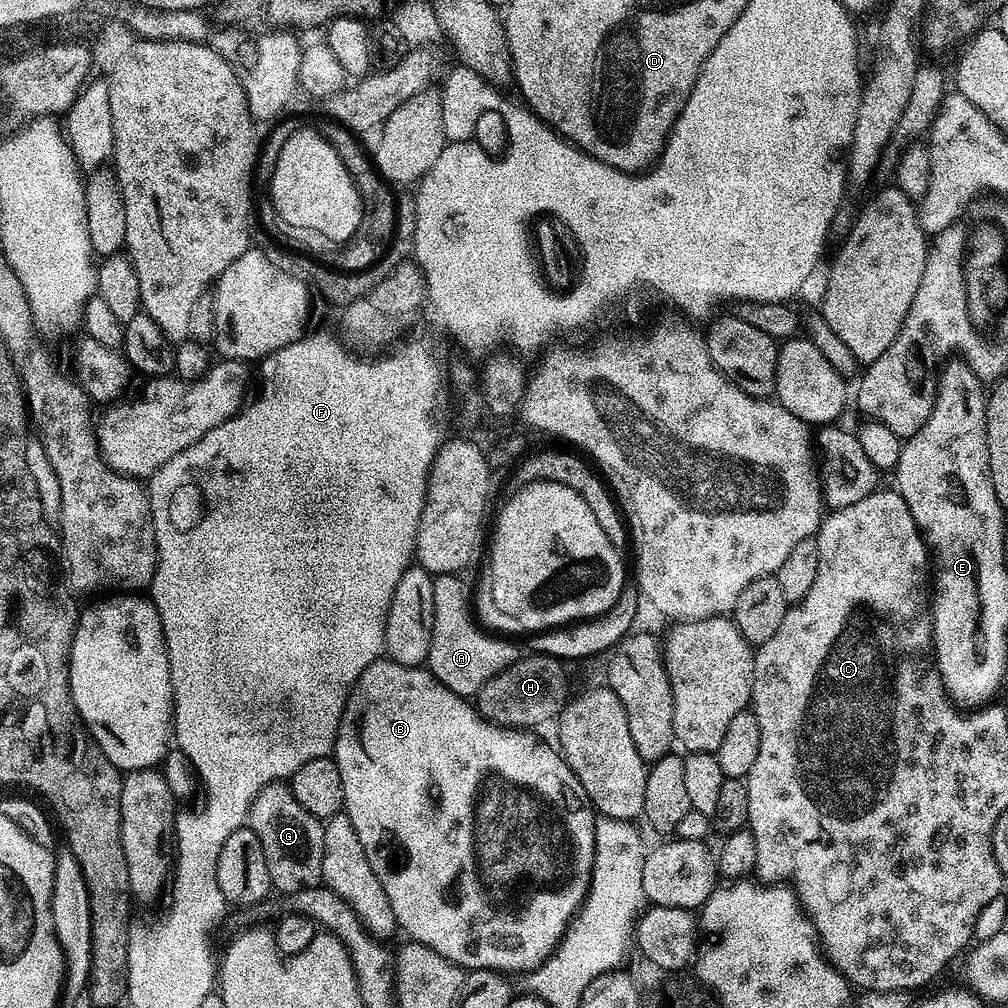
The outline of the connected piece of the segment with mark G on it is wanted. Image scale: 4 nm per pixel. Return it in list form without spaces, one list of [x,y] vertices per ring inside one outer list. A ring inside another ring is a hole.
[[[287,783],[267,784],[254,798],[248,811],[247,827],[258,834],[262,850],[266,853],[266,866],[270,869],[273,889],[291,894],[322,884],[322,858],[324,857],[324,824],[310,810],[302,810]]]

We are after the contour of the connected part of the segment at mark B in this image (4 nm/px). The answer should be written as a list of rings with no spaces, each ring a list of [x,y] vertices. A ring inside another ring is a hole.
[[[387,658],[376,660],[358,678],[344,707],[340,729],[336,731],[334,759],[342,774],[343,812],[350,818],[354,830],[358,830],[358,842],[362,842],[362,850],[366,850],[366,858],[374,874],[378,874],[386,898],[390,898],[399,931],[405,932],[408,935],[405,937],[415,943],[430,946],[430,950],[465,970],[491,968],[493,972],[527,974],[539,968],[555,952],[590,886],[597,813],[563,755],[553,745],[552,749],[548,744],[540,744],[536,735],[532,730],[509,728],[484,719],[465,697],[442,686],[427,667],[407,668]]]

